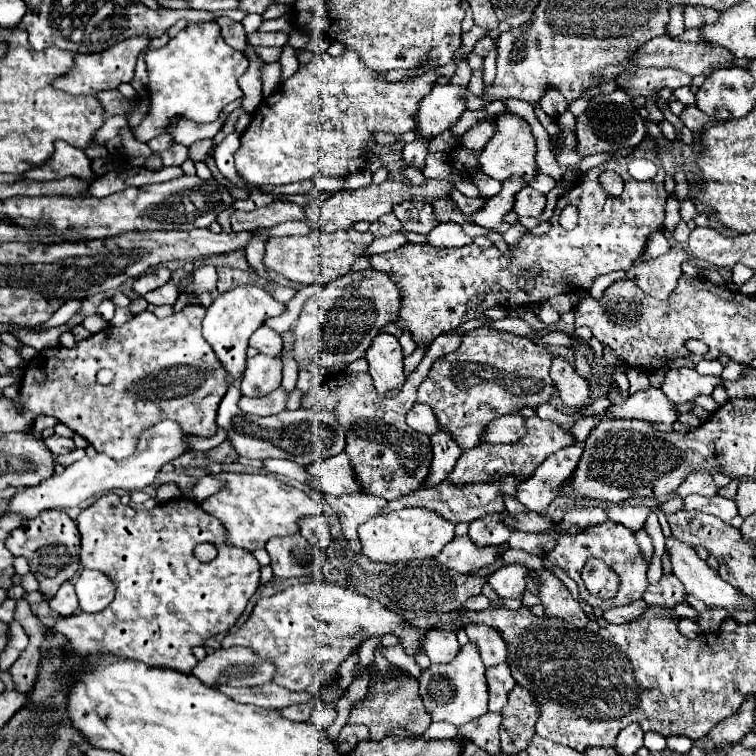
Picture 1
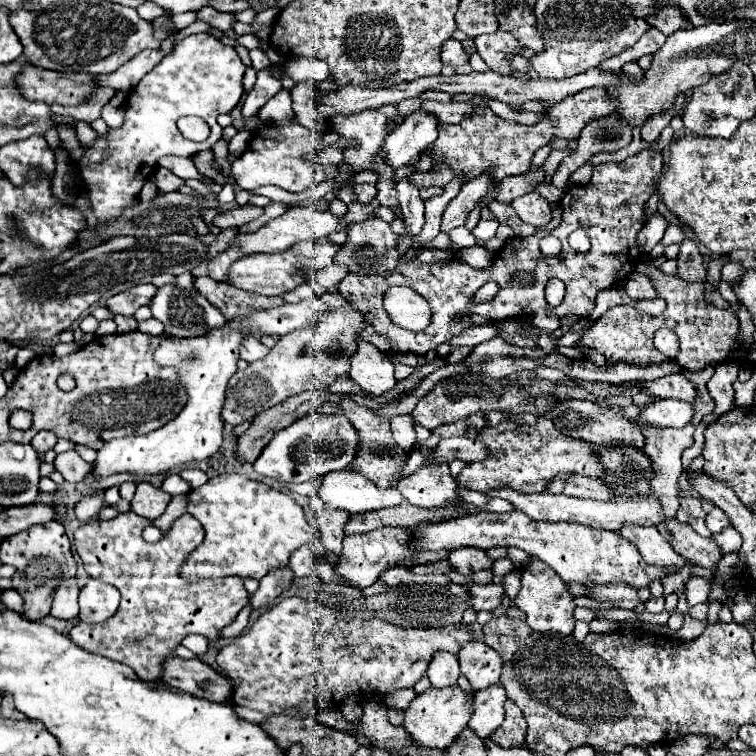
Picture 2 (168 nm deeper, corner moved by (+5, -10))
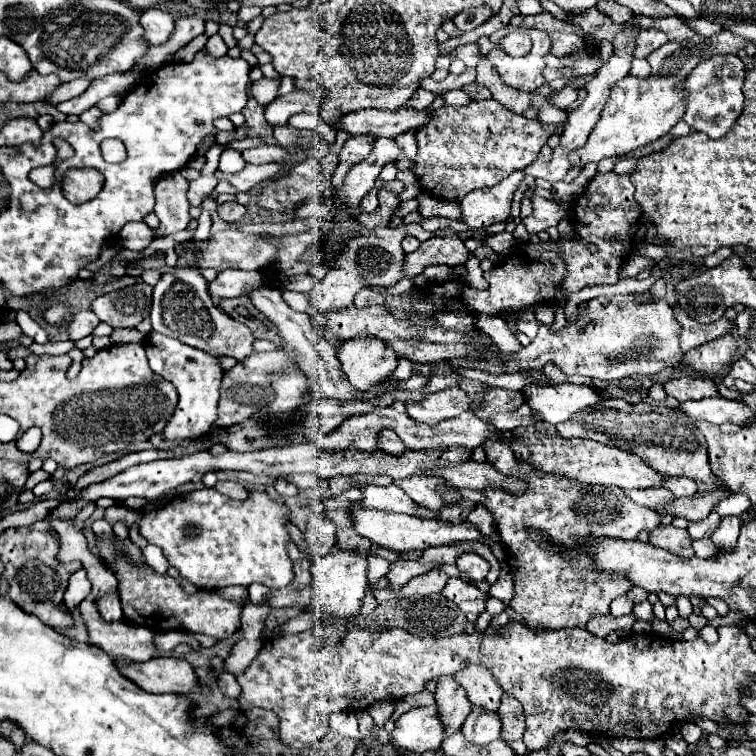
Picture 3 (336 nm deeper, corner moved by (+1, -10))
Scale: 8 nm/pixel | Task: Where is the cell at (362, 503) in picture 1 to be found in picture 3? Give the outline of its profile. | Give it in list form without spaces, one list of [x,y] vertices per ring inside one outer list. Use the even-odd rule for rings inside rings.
[[[318,512],[310,518],[304,536],[312,548],[312,554],[320,558],[326,556],[336,546],[336,528],[334,522],[326,518],[326,512]]]

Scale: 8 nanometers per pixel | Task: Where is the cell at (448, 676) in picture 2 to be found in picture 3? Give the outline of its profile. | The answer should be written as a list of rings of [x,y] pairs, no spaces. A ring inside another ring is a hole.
[[[442,676],[442,680],[438,680],[436,684],[434,698],[438,710],[442,712],[442,720],[448,728],[448,734],[456,732],[472,710],[470,700],[466,700],[466,692],[462,692],[462,686],[452,676]]]

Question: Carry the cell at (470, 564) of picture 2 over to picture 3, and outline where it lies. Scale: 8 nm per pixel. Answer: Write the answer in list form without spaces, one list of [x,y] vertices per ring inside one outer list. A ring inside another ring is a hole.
[[[462,552],[456,558],[456,568],[460,572],[468,574],[472,580],[484,580],[490,570],[490,564],[482,556],[478,556],[476,552]]]

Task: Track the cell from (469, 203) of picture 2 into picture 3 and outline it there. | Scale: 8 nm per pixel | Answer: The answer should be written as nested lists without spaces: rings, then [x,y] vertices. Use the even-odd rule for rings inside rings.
[[[452,228],[436,230],[436,234],[422,242],[418,250],[406,254],[404,258],[404,276],[418,276],[430,264],[458,266],[464,264],[470,250],[464,246],[460,236]]]

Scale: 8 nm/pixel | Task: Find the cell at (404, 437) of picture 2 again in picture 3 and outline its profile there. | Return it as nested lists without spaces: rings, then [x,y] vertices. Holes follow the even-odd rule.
[[[384,428],[380,432],[380,450],[388,452],[388,454],[394,454],[394,456],[400,456],[406,450],[406,446],[404,446],[404,442],[400,440],[400,436],[394,430]]]

